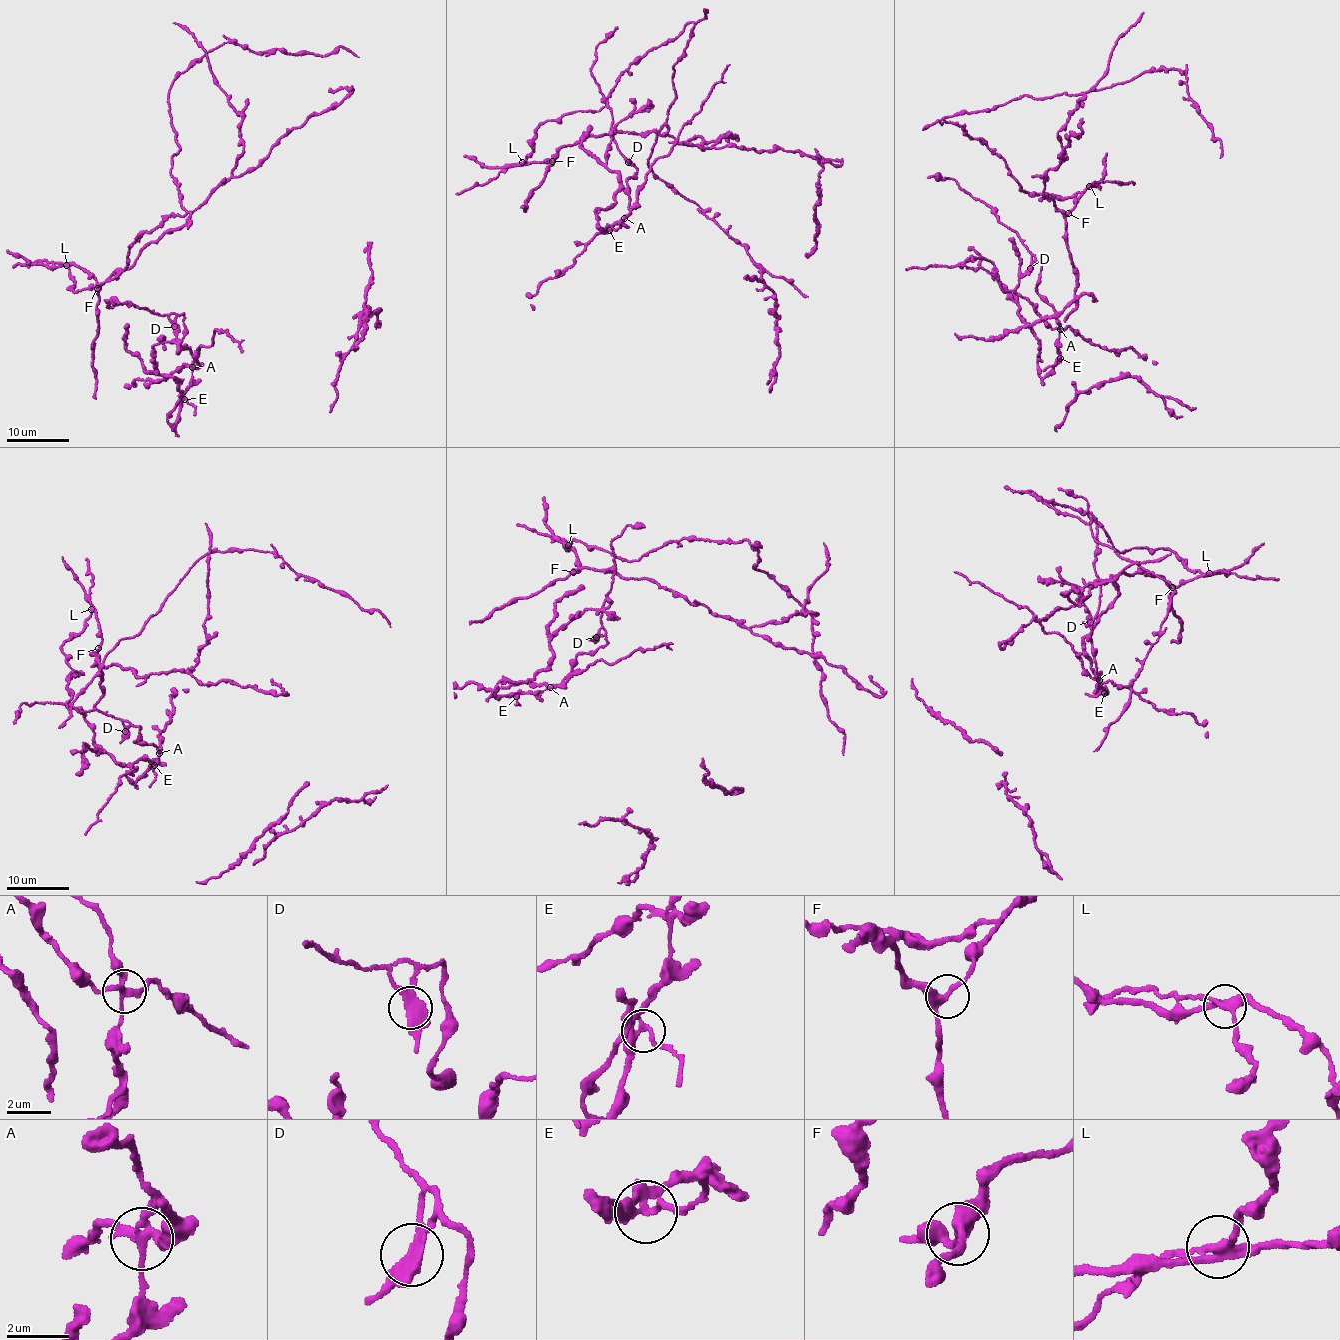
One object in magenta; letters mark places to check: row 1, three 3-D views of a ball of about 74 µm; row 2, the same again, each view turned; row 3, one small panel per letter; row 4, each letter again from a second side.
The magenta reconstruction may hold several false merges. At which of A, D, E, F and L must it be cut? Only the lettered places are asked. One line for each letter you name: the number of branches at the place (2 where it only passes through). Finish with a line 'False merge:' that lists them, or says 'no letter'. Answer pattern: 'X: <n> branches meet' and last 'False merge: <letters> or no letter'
A: 4 branches meet
L: 3 branches meet
False merge: A, L

